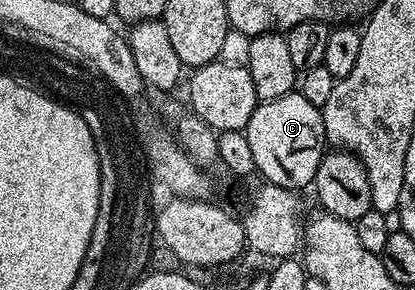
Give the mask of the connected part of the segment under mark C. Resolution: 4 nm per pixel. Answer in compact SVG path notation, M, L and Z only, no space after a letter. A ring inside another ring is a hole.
M300 91L288 92L283 98L260 101L243 131L251 145L257 172L265 175L268 183L290 190L308 189L312 185L321 157L326 155L327 141L321 110L311 106Z

